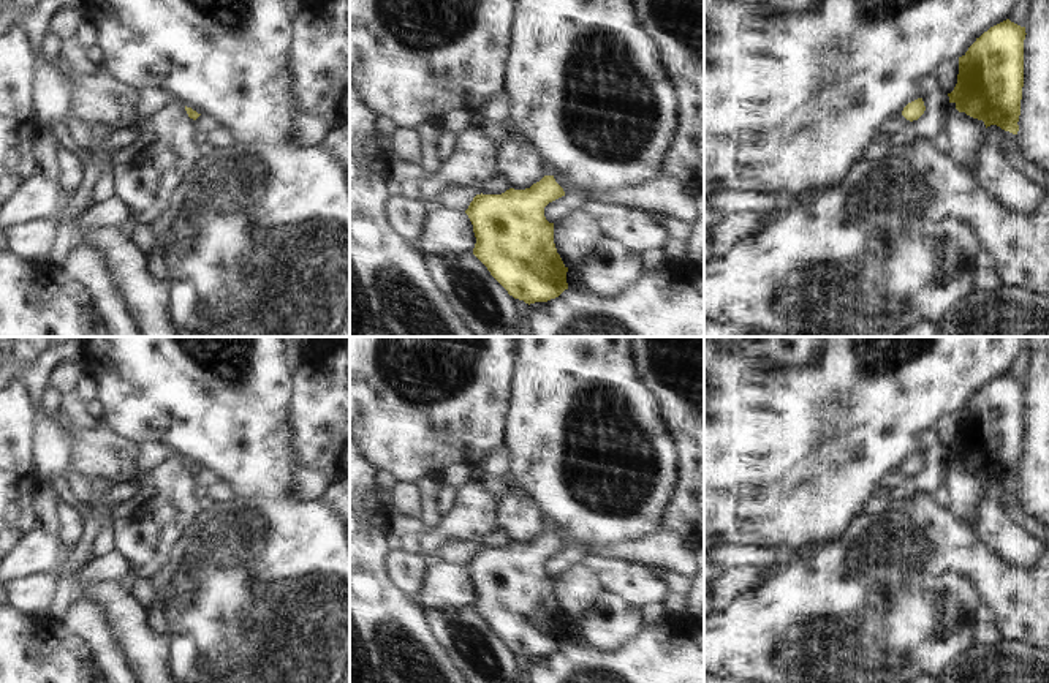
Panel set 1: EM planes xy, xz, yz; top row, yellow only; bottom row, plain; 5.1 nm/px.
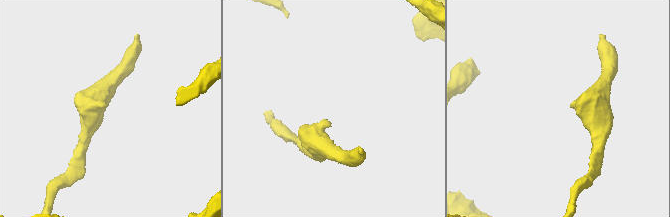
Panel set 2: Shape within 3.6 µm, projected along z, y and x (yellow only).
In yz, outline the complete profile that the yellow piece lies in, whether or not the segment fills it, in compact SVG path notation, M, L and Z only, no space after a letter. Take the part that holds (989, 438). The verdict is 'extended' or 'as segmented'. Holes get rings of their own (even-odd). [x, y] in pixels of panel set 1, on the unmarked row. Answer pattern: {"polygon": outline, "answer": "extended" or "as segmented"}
{"polygon": "M1009 373L990 381L959 411L957 438L949 451L959 466L983 474L986 482L997 479L1005 485L1017 489L1021 454L1024 441L1024 394L1025 381Z", "answer": "as segmented"}

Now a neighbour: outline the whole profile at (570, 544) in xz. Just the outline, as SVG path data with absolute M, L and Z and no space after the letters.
M657 528L652 533L614 545L581 545L562 530L554 530L565 549L576 555L598 555L601 558L625 558L647 566L658 566L685 577L696 574L695 553L677 533Z

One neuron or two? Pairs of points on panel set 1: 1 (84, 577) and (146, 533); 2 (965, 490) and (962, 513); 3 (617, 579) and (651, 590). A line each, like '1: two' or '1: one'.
1: two
2: one
3: one

